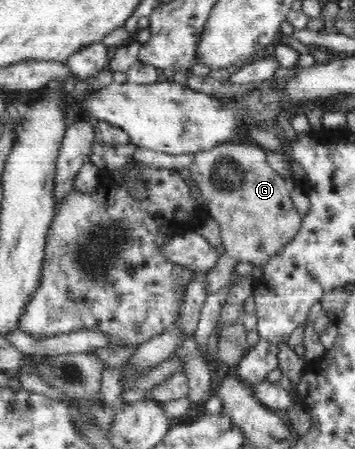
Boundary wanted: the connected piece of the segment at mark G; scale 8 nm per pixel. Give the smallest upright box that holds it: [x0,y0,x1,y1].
[188,143,301,294]

